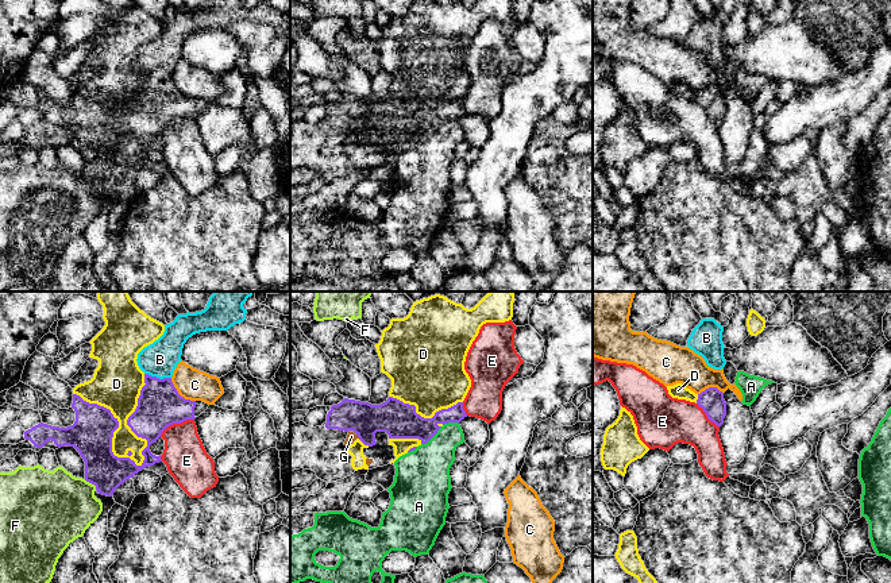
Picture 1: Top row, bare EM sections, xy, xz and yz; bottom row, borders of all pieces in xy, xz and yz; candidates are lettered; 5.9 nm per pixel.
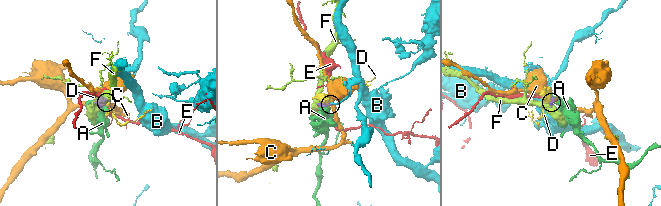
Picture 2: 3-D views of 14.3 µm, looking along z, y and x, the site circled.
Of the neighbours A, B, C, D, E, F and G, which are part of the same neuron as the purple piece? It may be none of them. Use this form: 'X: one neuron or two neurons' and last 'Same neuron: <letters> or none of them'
A: two neurons
B: one neuron
C: two neurons
D: two neurons
E: two neurons
F: two neurons
G: one neuron
Same neuron: B, G

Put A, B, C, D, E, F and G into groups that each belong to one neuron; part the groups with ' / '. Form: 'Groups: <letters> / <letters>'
Groups: A / B G / C / D / E / F

